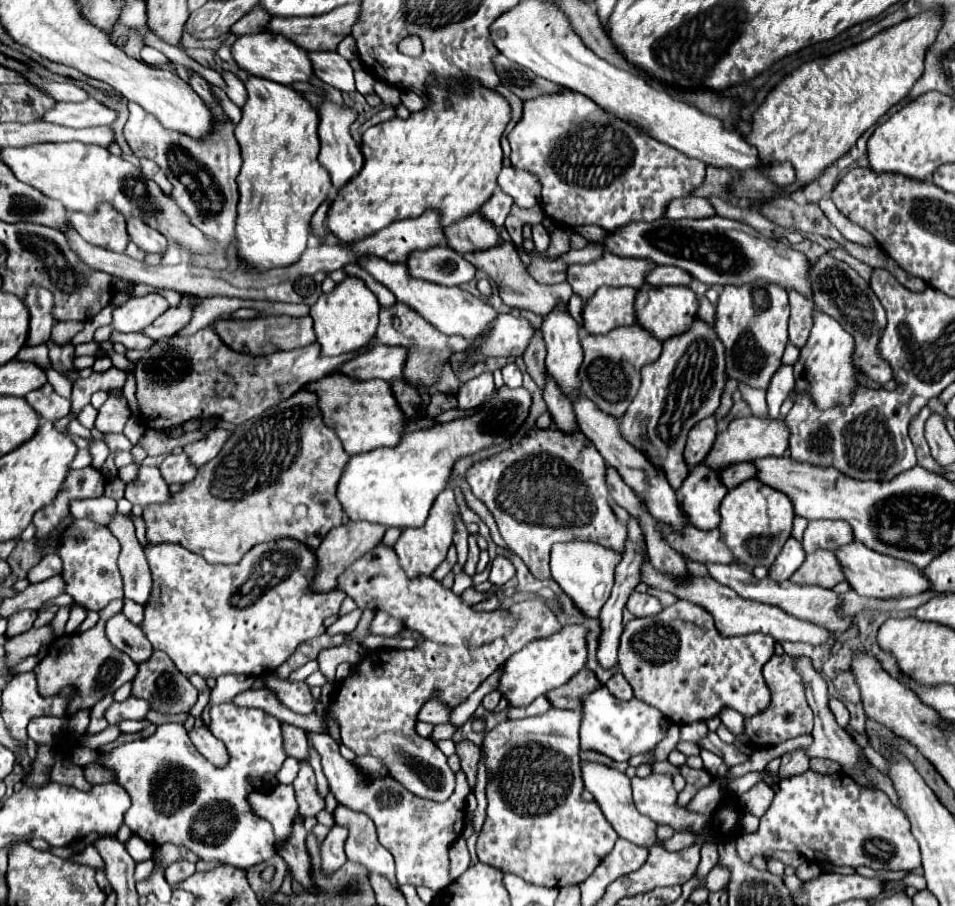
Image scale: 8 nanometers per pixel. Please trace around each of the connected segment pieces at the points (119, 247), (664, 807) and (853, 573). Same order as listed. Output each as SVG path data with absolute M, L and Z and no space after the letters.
M100 205L98 213L88 217L82 213L70 215L70 225L92 245L122 253L130 241L126 233L126 219L110 205Z
M652 773L644 779L632 777L632 793L636 809L656 823L672 825L676 831L684 827L690 827L694 833L708 829L710 819L706 815L694 815L676 805L678 793L672 787L670 775Z
M852 541L850 545L842 545L842 549L836 549L834 555L842 567L842 573L846 575L846 581L862 597L876 597L876 599L910 597L932 587L916 565L894 557L886 557L882 553L874 553L872 549L866 549L862 541Z

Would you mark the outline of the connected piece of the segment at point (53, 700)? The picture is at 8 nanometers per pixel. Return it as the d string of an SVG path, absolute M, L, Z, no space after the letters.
M30 671L30 673L14 673L12 679L8 681L4 693L2 693L2 719L6 723L6 729L8 729L10 737L16 739L16 741L20 741L20 743L26 743L28 739L26 725L34 717L42 717L42 715L48 715L48 717L68 717L66 709L68 709L70 699L74 697L74 693L76 693L76 689L68 685L60 693L56 693L54 697L42 697L38 693L36 673L34 671Z

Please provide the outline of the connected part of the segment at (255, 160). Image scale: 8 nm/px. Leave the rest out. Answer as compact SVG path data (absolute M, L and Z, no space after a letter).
M248 77L244 83L248 101L242 107L242 119L234 133L242 149L242 169L238 175L238 219L236 219L236 241L238 255L256 271L272 267L286 267L300 259L306 249L308 225L322 201L326 201L332 187L328 171L318 163L318 111L314 105L296 89L262 79Z

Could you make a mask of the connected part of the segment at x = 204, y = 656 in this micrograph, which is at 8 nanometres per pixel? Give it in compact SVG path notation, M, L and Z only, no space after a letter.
M290 537L254 545L238 565L210 565L202 555L194 555L174 543L148 543L144 551L154 577L154 587L144 605L142 631L152 647L168 653L176 667L188 677L194 673L204 679L216 679L230 673L260 677L274 671L300 643L324 633L324 619L336 615L346 597L340 589L334 589L334 593L310 593L310 573L314 573L316 551L306 549L300 541L290 541Z

